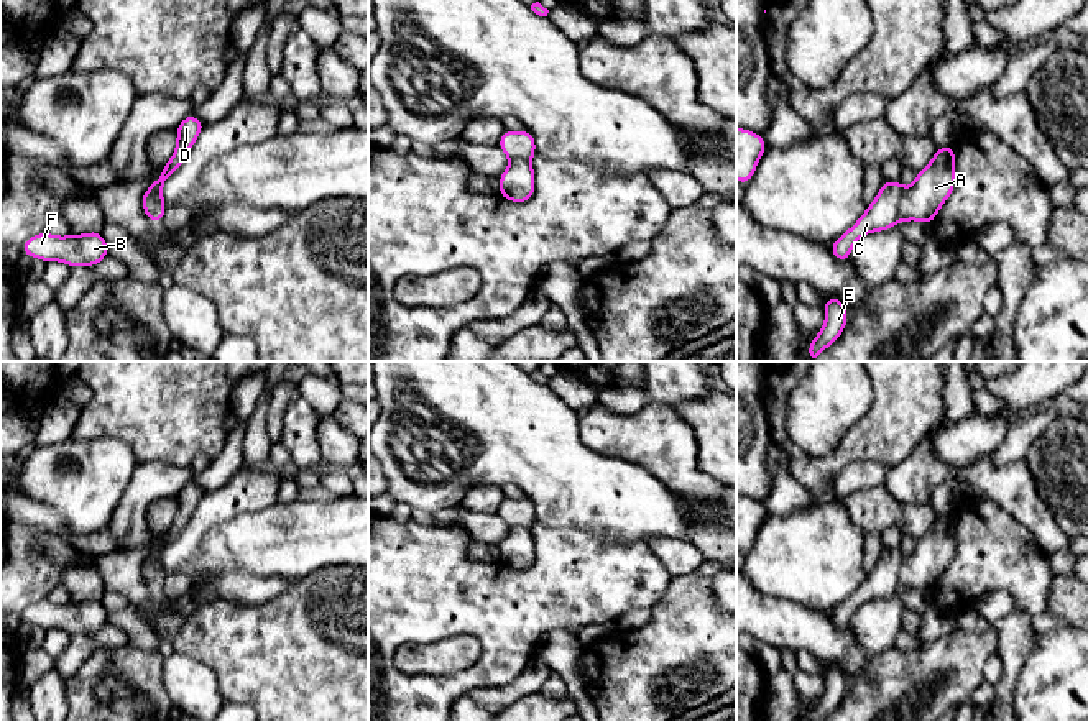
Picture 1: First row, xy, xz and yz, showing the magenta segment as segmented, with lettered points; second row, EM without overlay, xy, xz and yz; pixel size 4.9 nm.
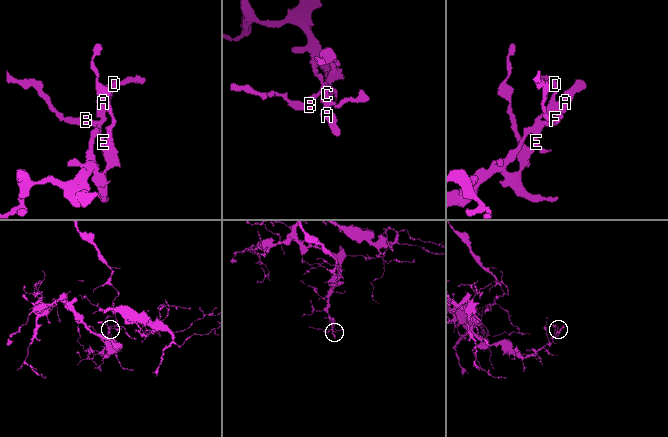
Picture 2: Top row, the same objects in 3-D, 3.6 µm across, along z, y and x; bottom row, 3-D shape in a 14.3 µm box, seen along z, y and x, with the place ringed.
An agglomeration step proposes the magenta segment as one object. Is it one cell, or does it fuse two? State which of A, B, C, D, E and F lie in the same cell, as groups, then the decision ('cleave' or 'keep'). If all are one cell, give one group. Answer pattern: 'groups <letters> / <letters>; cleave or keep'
groups A / B C D E F; cleave

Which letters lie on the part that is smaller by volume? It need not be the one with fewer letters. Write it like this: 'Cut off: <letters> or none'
Cut off: A

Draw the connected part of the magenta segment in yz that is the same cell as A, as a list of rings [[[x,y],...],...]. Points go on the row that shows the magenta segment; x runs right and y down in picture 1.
[[[938,146],[932,161],[917,172],[914,184],[902,192],[899,222],[919,220],[930,225],[955,187],[955,146]]]

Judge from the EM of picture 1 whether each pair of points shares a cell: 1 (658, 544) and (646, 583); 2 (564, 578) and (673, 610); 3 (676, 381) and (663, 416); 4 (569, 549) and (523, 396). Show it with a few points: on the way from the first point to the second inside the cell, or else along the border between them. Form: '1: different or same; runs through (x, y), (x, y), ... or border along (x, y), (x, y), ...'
1: different; border along (646, 544), (671, 577)
2: different; border along (673, 577), (664, 595), (651, 608)
3: different; border along (673, 404), (646, 403), (630, 414)
4: different; border along (536, 519), (549, 526), (582, 529), (602, 539)

